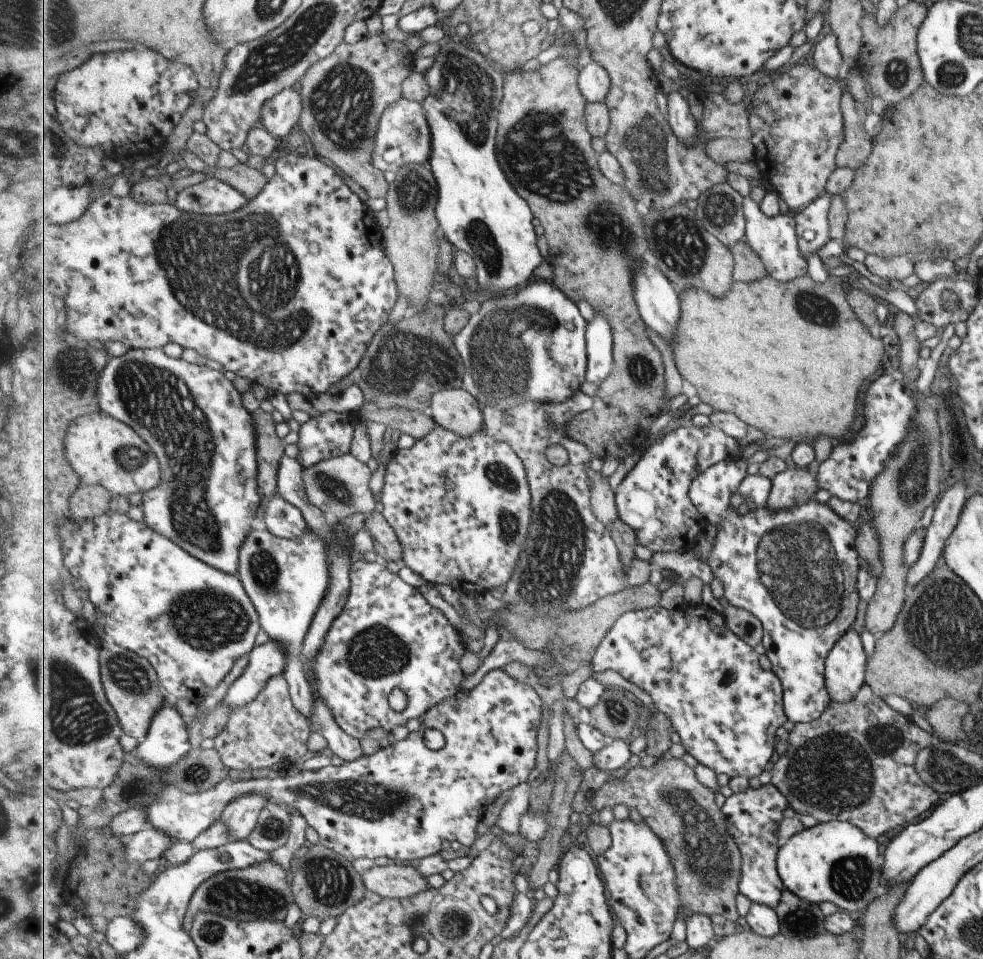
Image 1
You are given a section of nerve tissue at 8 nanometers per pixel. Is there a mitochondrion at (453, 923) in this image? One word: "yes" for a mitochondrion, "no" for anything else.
yes

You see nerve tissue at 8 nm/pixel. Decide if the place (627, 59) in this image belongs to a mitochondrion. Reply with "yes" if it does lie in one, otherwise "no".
no

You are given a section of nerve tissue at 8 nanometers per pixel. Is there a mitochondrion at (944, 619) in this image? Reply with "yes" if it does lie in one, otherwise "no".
yes

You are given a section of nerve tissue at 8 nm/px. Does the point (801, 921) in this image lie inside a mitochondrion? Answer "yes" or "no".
yes

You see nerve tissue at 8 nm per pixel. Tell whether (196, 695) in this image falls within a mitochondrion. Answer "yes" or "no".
no

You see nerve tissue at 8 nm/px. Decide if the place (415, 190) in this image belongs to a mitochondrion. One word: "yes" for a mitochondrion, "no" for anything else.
yes

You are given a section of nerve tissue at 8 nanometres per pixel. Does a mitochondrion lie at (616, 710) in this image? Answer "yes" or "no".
yes

